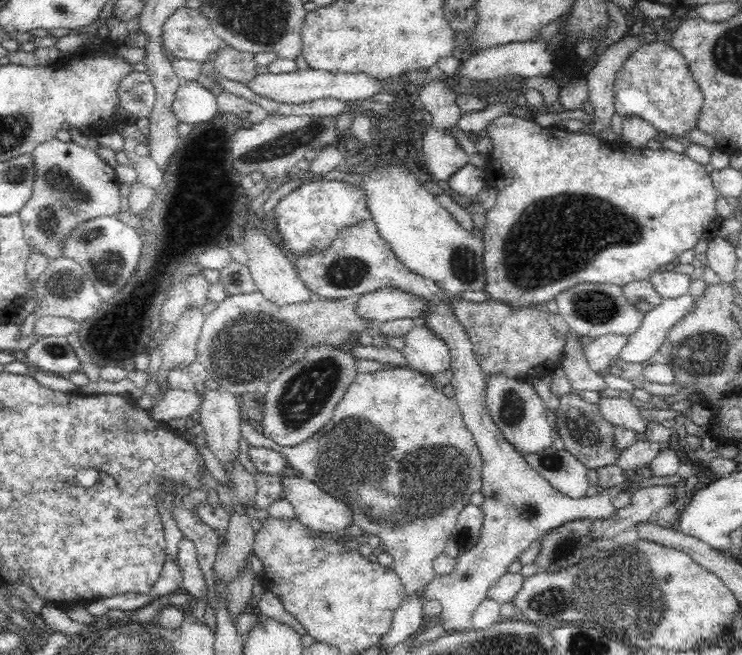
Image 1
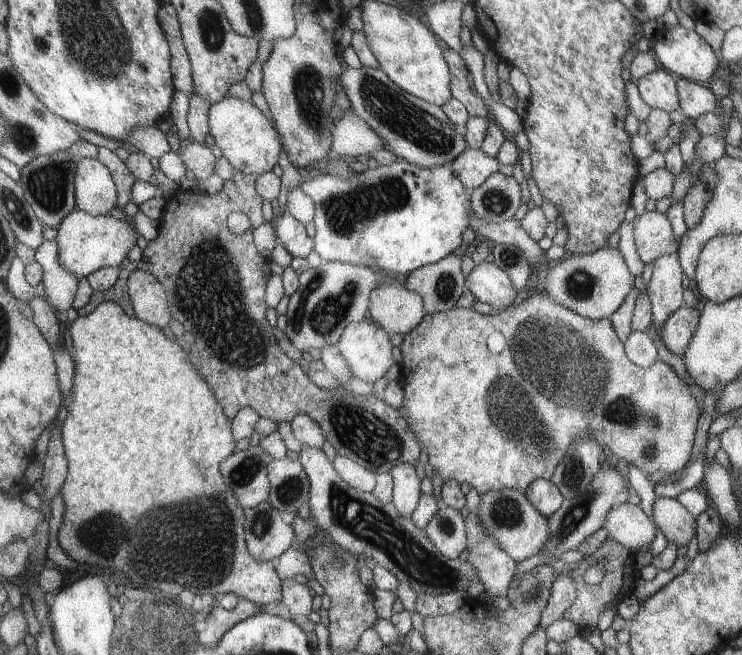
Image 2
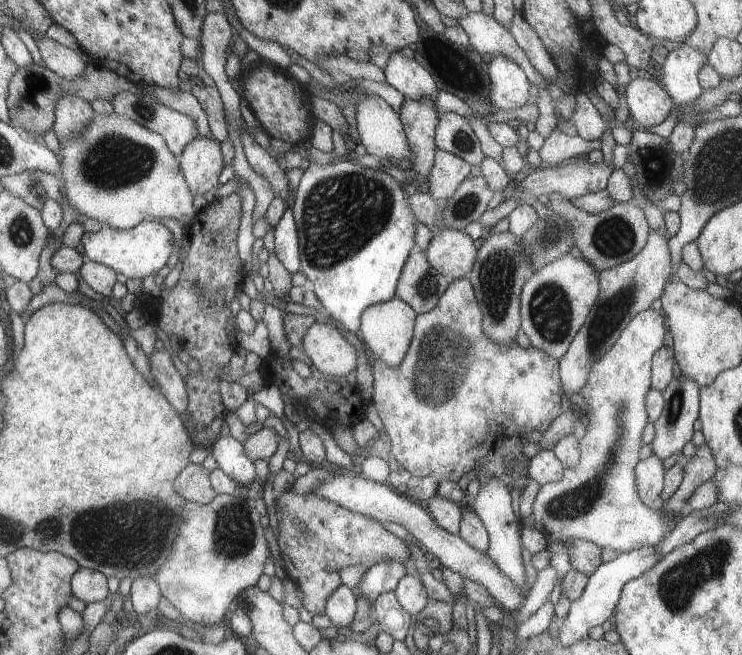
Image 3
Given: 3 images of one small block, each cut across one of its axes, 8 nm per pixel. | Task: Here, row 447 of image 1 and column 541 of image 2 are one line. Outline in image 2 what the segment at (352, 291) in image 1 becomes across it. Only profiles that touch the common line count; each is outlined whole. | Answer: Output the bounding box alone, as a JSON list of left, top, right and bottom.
[522,480,565,516]

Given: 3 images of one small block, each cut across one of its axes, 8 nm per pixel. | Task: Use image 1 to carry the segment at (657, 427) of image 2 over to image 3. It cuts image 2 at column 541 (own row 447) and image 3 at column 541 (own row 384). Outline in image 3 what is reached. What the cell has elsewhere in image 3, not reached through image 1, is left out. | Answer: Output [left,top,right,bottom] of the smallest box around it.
[371,277,562,492]

